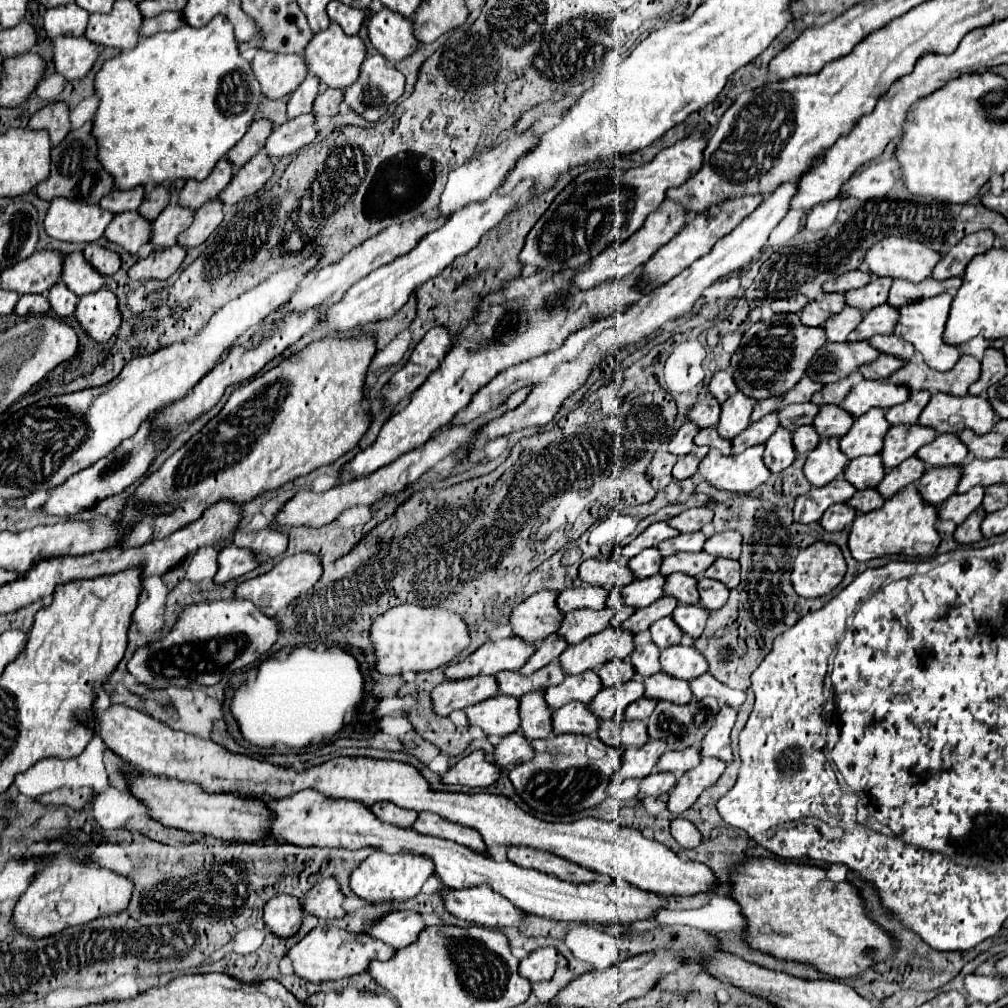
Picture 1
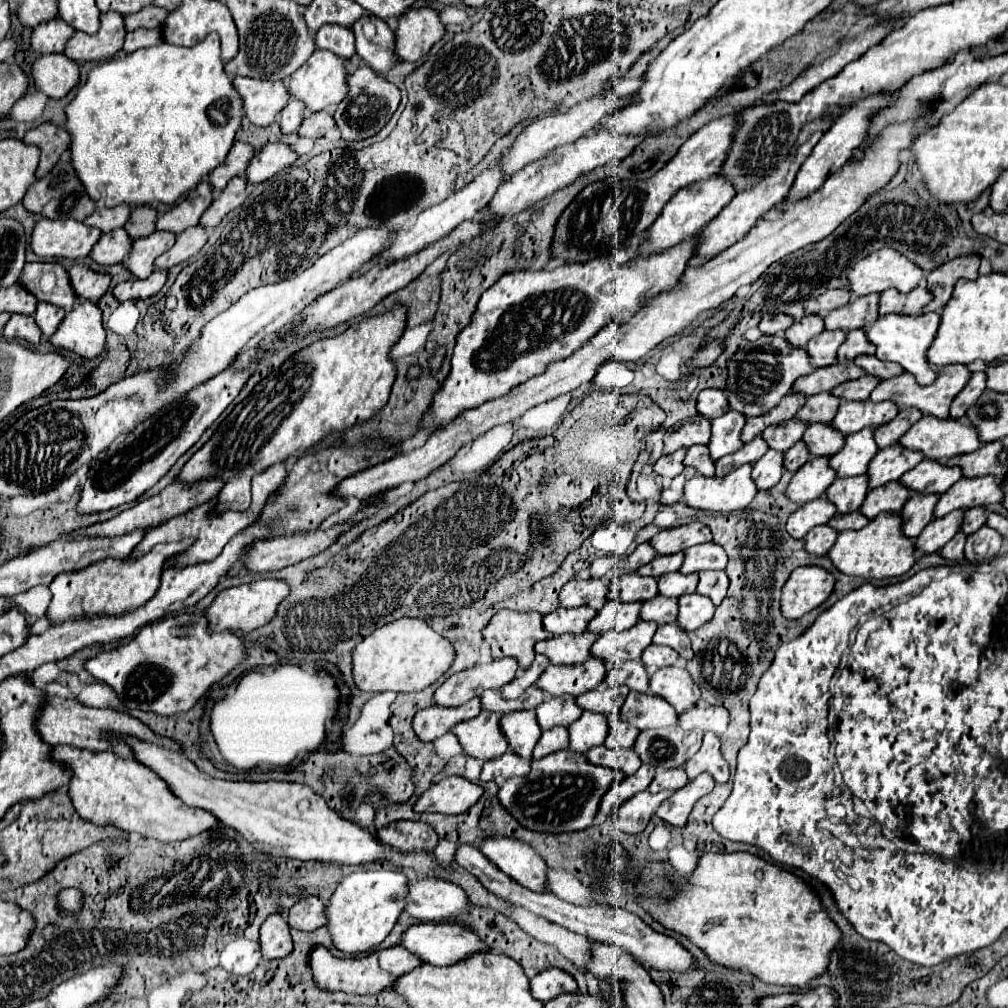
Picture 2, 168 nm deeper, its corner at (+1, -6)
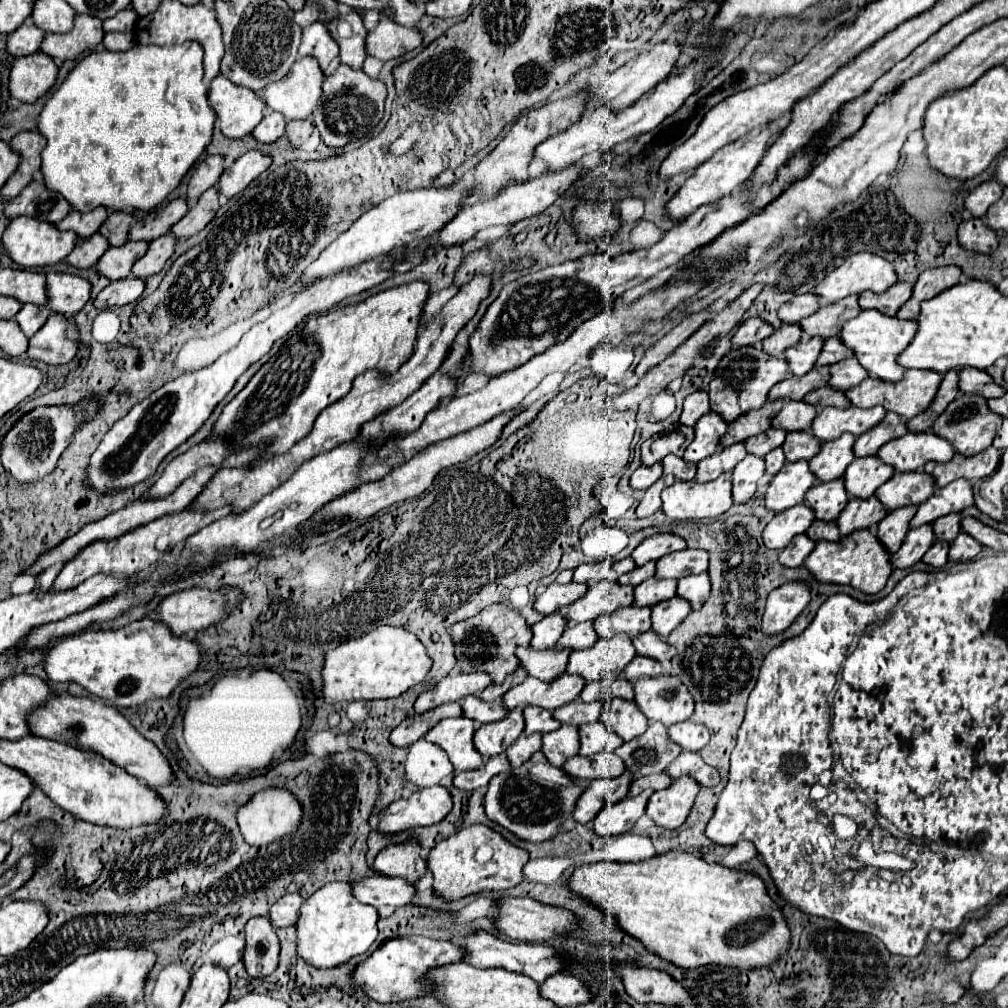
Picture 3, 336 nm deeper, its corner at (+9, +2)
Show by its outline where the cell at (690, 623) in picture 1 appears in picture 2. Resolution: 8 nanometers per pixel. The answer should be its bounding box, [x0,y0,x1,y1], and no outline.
[652,622,694,660]

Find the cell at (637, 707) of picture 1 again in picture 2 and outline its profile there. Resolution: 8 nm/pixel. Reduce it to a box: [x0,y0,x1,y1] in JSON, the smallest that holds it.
[606,718,640,748]

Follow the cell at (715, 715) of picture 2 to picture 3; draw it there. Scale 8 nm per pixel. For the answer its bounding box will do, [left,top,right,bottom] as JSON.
[668,720,708,752]

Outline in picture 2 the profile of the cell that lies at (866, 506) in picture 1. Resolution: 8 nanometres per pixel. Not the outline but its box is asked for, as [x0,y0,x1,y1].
[830,512,868,530]

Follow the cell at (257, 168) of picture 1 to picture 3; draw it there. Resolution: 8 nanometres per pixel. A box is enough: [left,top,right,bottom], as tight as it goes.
[170,188,218,240]

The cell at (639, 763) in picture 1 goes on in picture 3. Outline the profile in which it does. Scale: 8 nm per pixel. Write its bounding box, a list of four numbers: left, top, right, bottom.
[572,774,630,824]

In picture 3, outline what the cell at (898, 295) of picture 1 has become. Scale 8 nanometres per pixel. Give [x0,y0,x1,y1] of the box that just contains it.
[858,282,912,316]

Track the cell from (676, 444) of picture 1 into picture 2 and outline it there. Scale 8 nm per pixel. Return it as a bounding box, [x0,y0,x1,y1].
[654,450,686,480]

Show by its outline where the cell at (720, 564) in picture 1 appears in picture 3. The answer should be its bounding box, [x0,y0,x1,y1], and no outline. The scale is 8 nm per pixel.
[676,572,710,610]

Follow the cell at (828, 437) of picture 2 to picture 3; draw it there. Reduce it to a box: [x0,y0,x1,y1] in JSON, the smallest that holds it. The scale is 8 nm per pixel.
[782,432,820,462]

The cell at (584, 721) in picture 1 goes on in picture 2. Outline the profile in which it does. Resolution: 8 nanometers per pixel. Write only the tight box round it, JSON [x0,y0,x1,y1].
[532,726,570,758]

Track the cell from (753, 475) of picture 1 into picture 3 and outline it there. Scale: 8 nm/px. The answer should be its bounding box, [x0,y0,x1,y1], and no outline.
[662,474,732,522]

